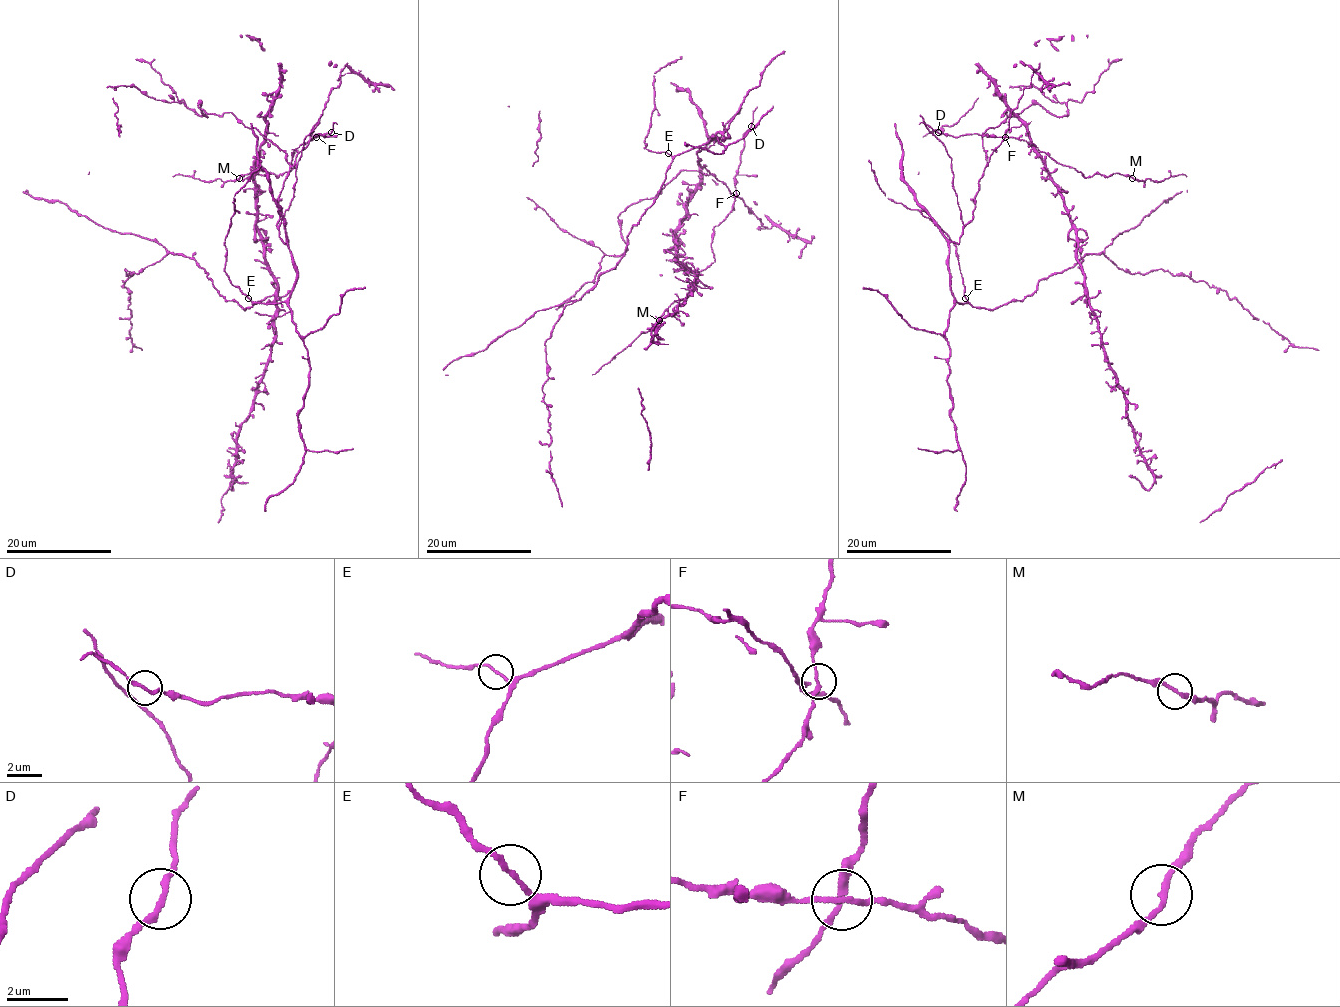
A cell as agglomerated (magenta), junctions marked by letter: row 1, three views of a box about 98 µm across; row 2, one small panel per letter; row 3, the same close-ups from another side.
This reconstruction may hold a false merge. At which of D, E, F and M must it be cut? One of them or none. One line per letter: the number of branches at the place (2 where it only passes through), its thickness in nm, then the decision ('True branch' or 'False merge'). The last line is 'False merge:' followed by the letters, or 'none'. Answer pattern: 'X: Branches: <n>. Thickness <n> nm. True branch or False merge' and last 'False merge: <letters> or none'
D: Branches: 2. Thickness 200 nm. True branch
E: Branches: 2. Thickness 150 nm. True branch
F: Branches: 2. Thickness 160 nm. True branch
M: Branches: 2. Thickness 180 nm. True branch
False merge: none

